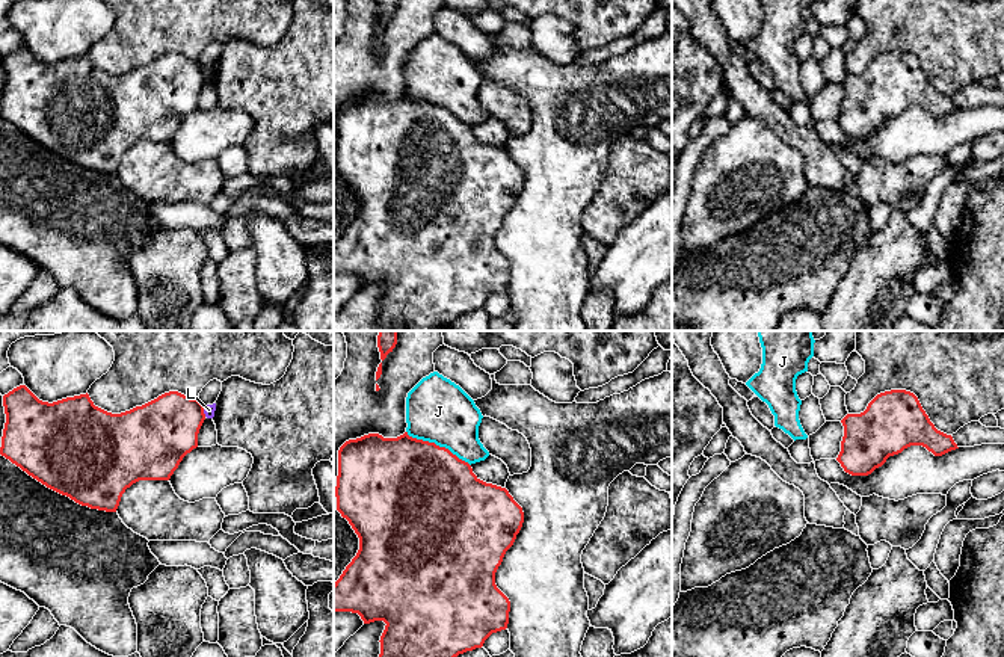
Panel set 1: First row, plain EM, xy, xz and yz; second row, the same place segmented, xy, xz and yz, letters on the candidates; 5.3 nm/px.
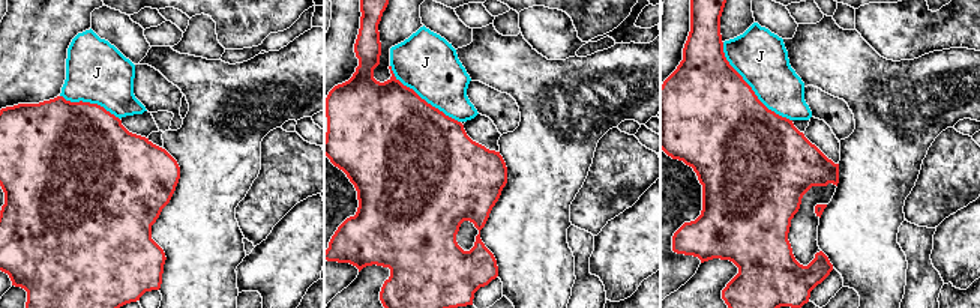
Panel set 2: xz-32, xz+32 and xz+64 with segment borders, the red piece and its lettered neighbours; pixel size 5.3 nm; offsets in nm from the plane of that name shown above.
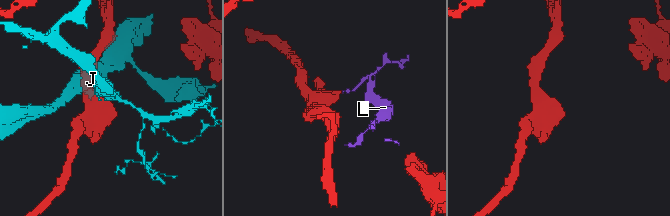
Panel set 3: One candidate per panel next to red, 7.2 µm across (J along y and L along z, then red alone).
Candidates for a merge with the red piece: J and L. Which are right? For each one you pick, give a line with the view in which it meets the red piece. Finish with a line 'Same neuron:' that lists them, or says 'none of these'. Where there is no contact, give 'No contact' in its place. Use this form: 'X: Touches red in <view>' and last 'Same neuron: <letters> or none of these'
Same neuron: none of these

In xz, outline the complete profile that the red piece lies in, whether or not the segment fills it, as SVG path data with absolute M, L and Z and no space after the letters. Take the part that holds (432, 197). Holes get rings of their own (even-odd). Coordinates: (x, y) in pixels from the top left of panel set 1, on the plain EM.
M408 94L397 100L383 100L379 95L368 95L356 101L349 101L340 109L335 159L337 172L349 183L359 199L359 211L334 245L334 273L358 275L364 285L374 282L383 282L387 285L379 302L380 316L376 322L382 331L447 331L454 319L482 310L492 295L507 290L510 263L497 249L495 234L522 189L524 174L506 150L480 142L473 134L468 124L435 104L412 100Z

